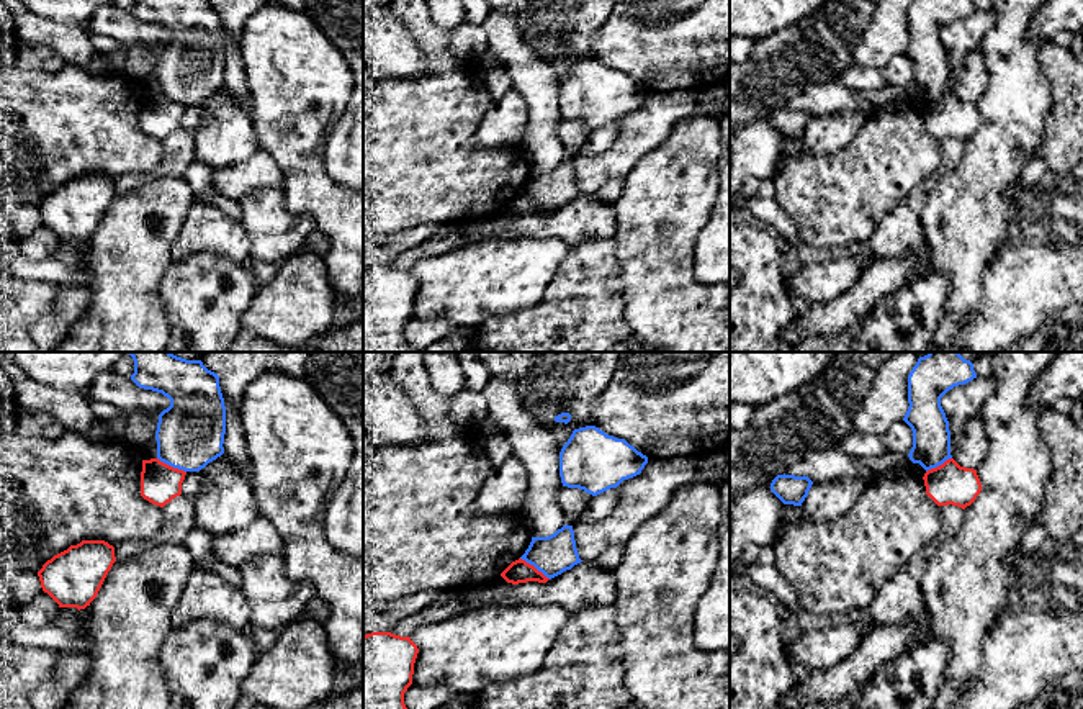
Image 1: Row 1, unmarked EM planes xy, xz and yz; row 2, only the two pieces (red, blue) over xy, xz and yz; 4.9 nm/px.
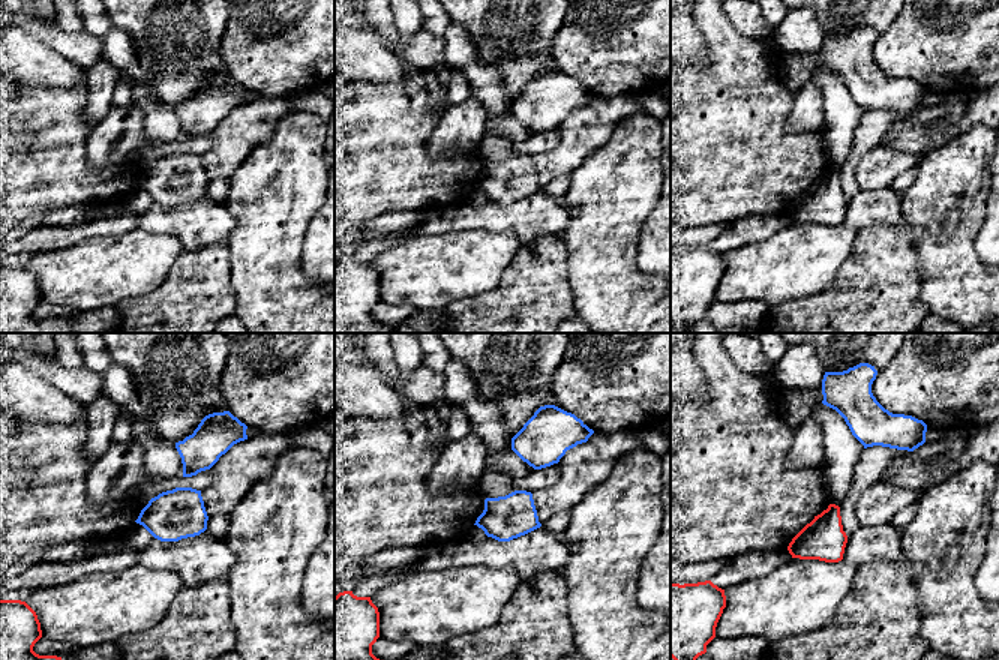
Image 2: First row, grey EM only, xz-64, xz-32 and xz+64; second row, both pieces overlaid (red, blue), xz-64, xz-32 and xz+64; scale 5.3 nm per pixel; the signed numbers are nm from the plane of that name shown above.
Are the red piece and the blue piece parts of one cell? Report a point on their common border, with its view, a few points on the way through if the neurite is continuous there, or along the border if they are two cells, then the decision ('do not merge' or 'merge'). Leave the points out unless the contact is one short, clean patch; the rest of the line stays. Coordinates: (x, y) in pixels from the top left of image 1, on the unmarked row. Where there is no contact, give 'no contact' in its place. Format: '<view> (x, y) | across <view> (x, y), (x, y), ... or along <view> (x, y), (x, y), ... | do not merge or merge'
xz (534, 200) | along xz (521, 190), (550, 212) | do not merge

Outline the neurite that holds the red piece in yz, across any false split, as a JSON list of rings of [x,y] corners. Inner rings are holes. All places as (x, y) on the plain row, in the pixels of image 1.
[[[954,92],[931,102],[923,110],[926,128],[937,139],[959,139],[965,142],[982,124],[977,103],[960,100]]]

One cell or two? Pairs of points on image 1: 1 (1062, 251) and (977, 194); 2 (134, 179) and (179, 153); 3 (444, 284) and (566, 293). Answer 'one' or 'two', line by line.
1: two
2: one
3: two

